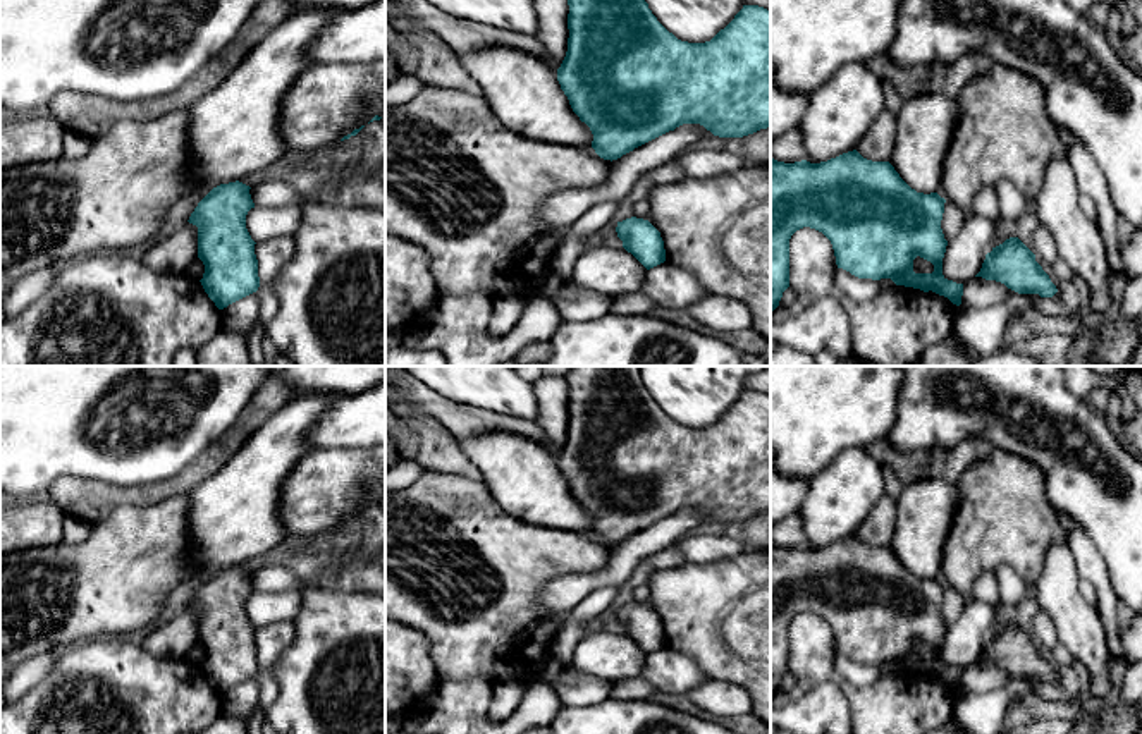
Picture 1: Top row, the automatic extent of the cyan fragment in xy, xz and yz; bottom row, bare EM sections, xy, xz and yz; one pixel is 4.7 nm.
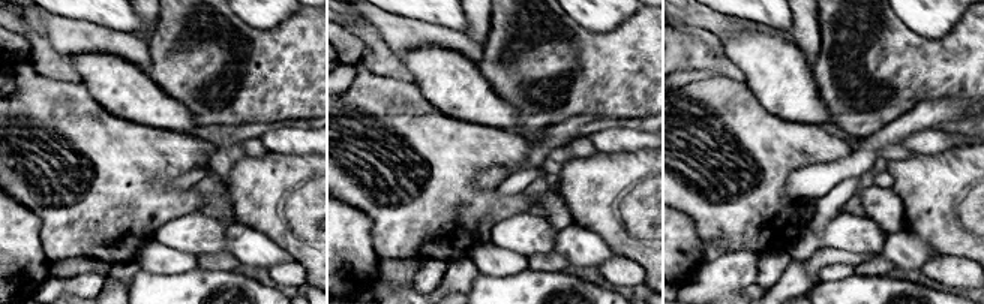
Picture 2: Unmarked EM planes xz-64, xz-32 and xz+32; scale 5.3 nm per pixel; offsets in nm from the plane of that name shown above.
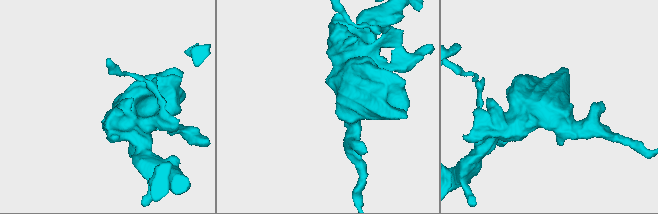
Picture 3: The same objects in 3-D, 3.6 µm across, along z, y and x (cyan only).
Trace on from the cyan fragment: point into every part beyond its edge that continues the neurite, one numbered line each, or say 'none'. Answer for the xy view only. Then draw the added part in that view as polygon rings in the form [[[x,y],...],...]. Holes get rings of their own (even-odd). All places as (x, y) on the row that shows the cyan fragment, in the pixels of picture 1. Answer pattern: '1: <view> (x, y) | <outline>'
none

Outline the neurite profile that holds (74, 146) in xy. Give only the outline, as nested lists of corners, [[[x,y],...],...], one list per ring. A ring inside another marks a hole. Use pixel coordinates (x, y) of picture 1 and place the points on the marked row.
[[[65,132],[62,138],[62,156],[77,160],[89,151],[91,139],[76,132]]]

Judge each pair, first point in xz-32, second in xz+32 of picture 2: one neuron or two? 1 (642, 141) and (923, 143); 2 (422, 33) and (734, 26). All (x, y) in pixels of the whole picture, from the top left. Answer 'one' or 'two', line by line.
1: one
2: one

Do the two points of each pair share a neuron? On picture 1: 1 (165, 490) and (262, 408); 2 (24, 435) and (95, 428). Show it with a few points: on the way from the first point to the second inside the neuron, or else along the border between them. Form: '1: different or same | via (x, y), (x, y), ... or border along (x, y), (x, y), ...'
1: same | via (190, 478), (239, 432)
2: same | via (42, 428), (78, 428)

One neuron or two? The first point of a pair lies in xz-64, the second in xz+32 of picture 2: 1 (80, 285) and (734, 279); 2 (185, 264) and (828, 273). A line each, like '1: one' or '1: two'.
1: two
2: one

